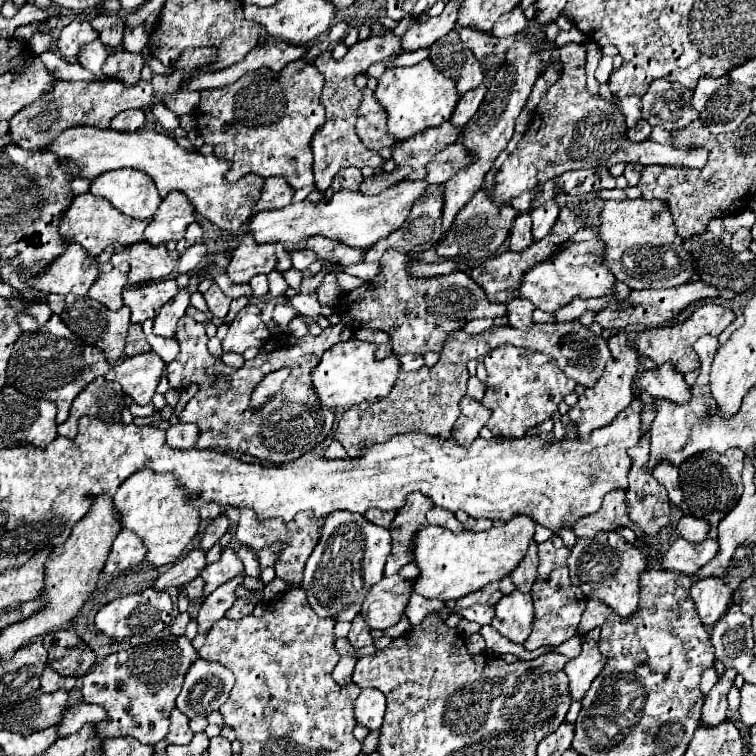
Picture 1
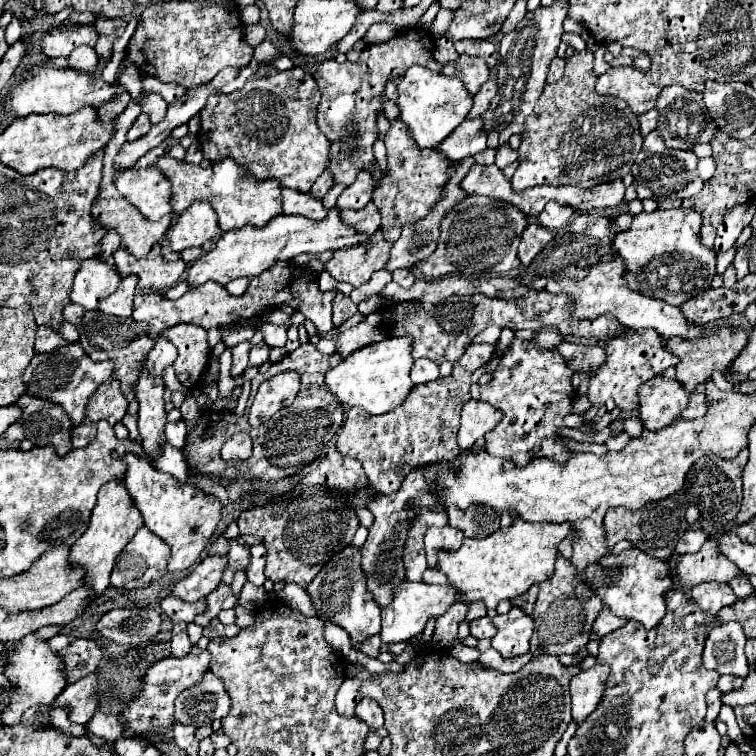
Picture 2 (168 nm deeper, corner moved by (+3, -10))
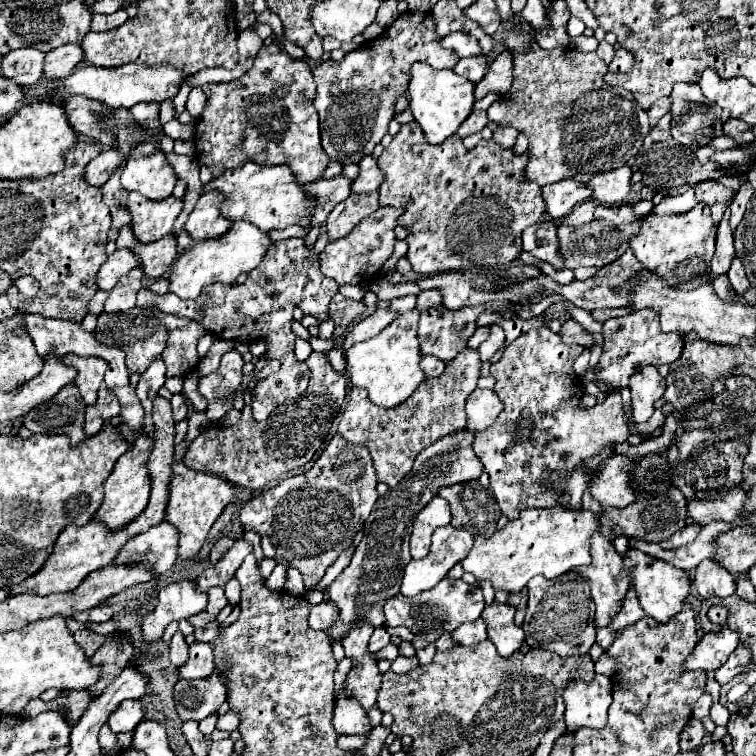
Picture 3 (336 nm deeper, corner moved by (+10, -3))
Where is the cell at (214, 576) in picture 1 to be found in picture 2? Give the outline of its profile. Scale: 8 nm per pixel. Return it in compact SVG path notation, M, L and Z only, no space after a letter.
M219 583L219 587L215 591L211 591L211 595L205 597L205 601L207 601L207 609L195 617L195 623L201 625L201 627L209 625L209 621L215 619L221 609L231 609L237 599L235 599L235 595L233 595L229 585Z

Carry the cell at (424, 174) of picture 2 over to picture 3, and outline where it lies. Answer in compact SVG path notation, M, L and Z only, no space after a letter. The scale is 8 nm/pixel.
M412 122L412 124L406 124L402 126L402 130L398 132L398 136L392 138L390 146L384 148L382 156L378 158L378 166L380 170L386 174L386 180L382 182L382 186L378 188L380 192L380 206L402 206L406 212L400 216L400 224L410 228L410 236L406 238L408 242L408 254L406 258L410 260L414 272L418 274L424 274L424 276L434 276L434 274L442 274L442 272L456 272L456 270L466 270L466 268L472 268L472 266L482 266L482 268L506 268L510 264L516 262L516 256L518 252L522 250L522 232L524 228L528 228L530 224L536 224L540 222L540 218L546 214L544 212L544 198L542 198L542 188L538 184L532 184L530 180L524 180L524 168L528 164L528 152L524 154L514 154L512 148L502 148L498 146L494 140L480 140L472 150L466 150L462 146L462 140L458 136L452 136L448 140L444 140L442 144L428 144L420 124Z

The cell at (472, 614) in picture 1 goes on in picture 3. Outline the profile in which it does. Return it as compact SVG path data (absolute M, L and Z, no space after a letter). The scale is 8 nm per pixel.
M482 618L474 622L466 622L452 632L452 642L458 646L474 646L482 640L486 640L486 624Z

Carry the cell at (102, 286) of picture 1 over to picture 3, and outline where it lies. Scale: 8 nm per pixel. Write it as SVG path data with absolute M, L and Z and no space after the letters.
M134 268L134 270L130 270L130 274L122 276L120 282L110 290L104 310L108 314L132 310L136 306L136 294L142 288L142 278L144 278L144 272L140 268Z

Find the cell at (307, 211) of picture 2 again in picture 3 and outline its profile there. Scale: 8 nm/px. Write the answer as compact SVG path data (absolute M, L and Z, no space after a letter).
M342 174L334 178L322 178L304 186L304 190L316 198L312 224L324 224L328 214L334 210L334 206L352 194L350 186L352 186L352 180Z

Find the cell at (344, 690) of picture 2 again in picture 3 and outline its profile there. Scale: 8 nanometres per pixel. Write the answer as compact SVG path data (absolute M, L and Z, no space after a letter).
M344 692L336 700L334 728L338 734L360 734L360 736L370 736L372 730L366 710L360 708L358 700L348 698Z

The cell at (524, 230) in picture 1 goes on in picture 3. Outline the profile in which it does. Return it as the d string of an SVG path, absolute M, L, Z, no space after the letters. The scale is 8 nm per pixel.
M542 220L538 224L528 226L522 234L522 242L522 248L530 252L536 260L550 264L554 270L564 270L556 224L552 220Z

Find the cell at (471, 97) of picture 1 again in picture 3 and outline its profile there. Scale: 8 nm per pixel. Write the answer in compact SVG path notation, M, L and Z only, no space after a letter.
M504 50L488 68L486 76L476 84L476 98L484 98L488 92L506 94L512 84L512 52Z

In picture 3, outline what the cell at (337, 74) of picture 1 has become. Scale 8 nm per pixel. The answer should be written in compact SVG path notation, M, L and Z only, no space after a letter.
M406 12L378 38L348 52L344 60L328 60L316 66L314 80L318 94L314 106L320 116L324 152L342 164L358 164L364 156L372 154L374 146L388 134L394 104L398 96L404 96L408 90L410 66L414 62L428 62L432 68L442 70L454 68L458 60L454 50L440 46L436 20L430 12Z

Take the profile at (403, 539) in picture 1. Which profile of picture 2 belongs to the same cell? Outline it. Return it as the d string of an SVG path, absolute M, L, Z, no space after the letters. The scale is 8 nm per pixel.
M425 511L413 519L409 527L409 535L407 535L407 547L403 547L403 565L405 565L407 581L421 581L421 575L427 569L423 537L425 537L427 527L431 525L445 527L447 513L445 511Z

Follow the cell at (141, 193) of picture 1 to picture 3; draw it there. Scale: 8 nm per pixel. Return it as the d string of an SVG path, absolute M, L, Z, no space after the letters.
M152 142L136 146L122 170L122 186L126 190L140 192L150 200L172 196L176 180L178 176L164 152Z

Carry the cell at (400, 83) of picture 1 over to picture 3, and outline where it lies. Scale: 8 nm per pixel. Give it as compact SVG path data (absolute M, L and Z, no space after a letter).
M426 62L412 64L412 80L408 84L408 96L410 96L410 110L416 122L422 126L430 144L440 144L452 134L456 134L456 130L468 118L476 102L474 84L470 80L458 76L454 70L434 70Z

